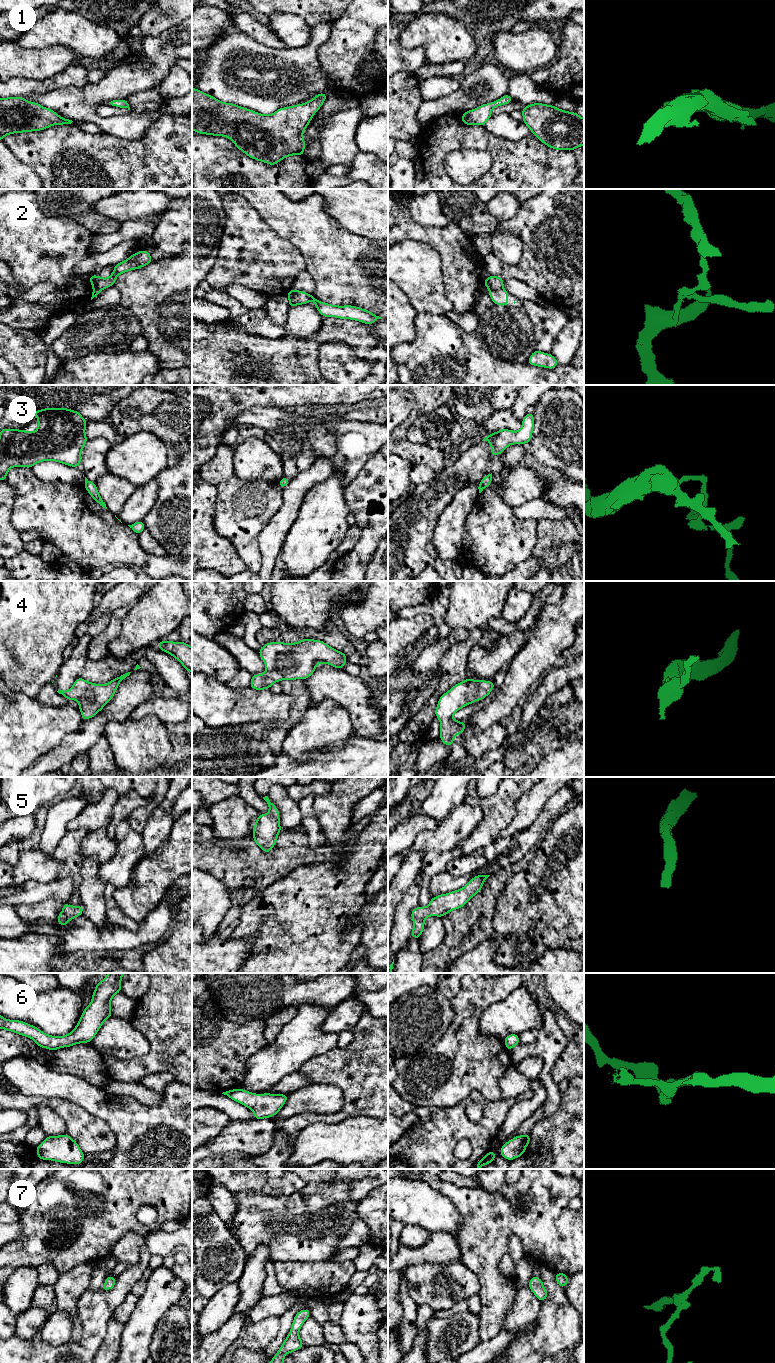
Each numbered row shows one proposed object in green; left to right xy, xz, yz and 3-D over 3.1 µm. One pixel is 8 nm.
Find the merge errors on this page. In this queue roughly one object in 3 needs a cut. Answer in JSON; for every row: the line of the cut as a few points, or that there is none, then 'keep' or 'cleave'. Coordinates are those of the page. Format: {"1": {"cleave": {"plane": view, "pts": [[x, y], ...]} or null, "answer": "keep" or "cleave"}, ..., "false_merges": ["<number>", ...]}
{"1": {"cleave": null, "answer": "keep"}, "2": {"cleave": {"plane": "yz", "pts": [[502, 287], [496, 290], [489, 289]]}, "answer": "cleave"}, "3": {"cleave": null, "answer": "keep"}, "4": {"cleave": null, "answer": "keep"}, "5": {"cleave": null, "answer": "keep"}, "6": {"cleave": null, "answer": "keep"}, "7": {"cleave": null, "answer": "keep"}, "false_merges": ["2"]}

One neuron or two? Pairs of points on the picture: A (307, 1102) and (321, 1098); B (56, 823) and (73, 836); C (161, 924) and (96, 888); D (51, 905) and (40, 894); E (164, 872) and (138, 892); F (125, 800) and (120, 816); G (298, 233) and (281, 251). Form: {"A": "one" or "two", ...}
{"A": "one", "B": "two", "C": "two", "D": "two", "E": "one", "F": "one", "G": "two"}

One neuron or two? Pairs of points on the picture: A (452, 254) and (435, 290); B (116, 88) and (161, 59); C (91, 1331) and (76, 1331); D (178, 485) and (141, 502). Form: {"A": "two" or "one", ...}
{"A": "two", "B": "one", "C": "two", "D": "two"}

